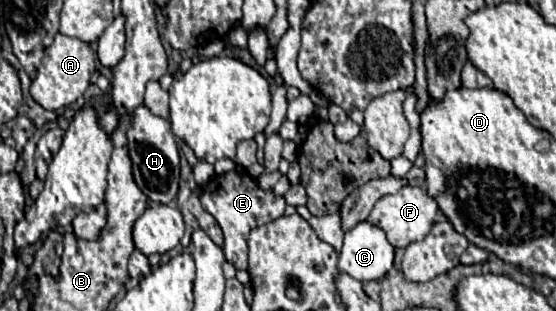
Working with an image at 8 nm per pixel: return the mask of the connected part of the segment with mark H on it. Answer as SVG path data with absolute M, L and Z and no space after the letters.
M140 106L132 112L132 124L128 128L128 148L130 160L134 166L134 180L148 200L158 204L170 204L178 194L180 182L180 156L176 138L170 130L170 122L154 116L146 106Z

